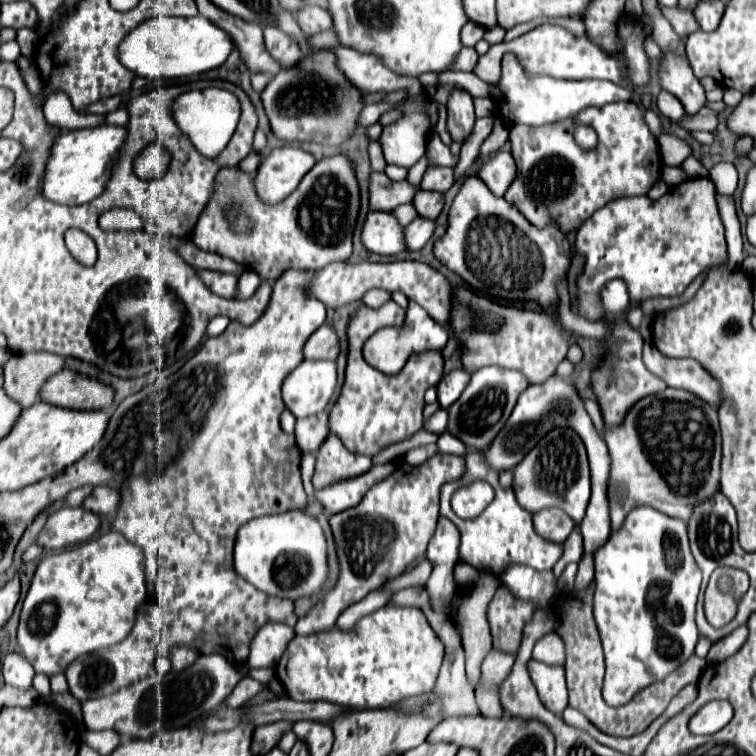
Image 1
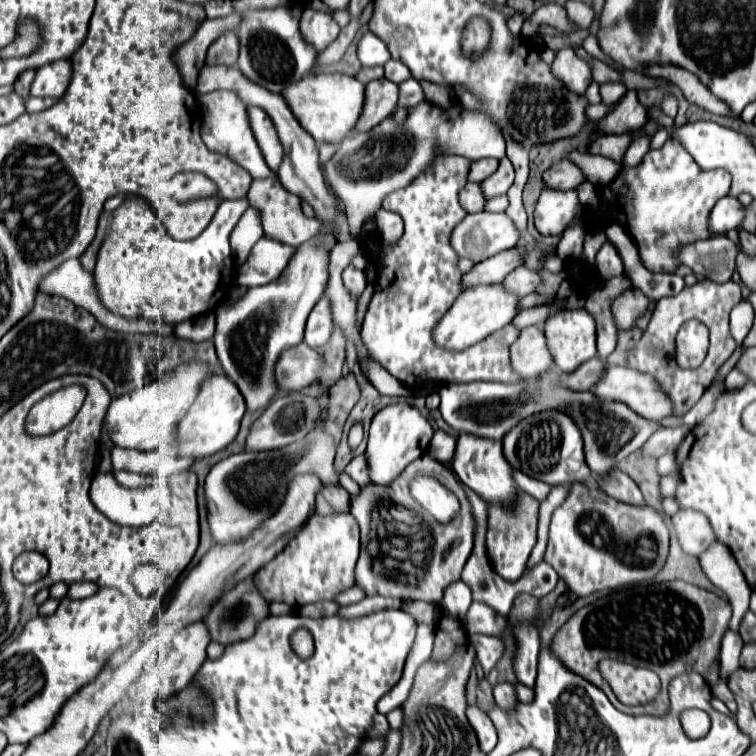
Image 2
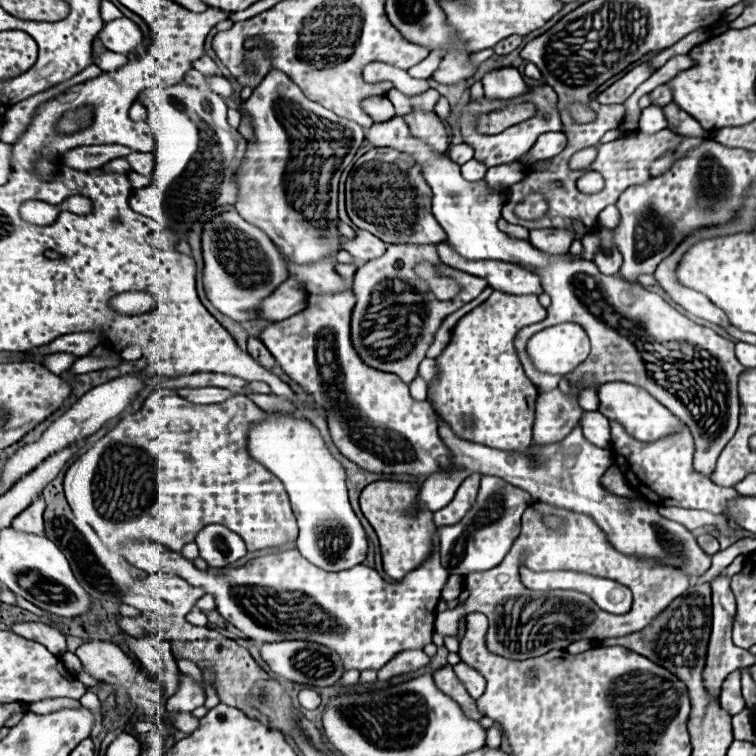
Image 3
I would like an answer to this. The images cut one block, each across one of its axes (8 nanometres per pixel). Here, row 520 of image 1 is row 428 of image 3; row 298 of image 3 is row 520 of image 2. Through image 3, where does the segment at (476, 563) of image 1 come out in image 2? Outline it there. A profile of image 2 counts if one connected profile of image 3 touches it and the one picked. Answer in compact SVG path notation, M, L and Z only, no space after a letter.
M520 492L520 508L516 512L504 512L500 504L490 504L488 508L488 532L486 548L496 573L508 581L516 581L528 562L532 548L536 546L536 526L538 526L538 500L526 492Z

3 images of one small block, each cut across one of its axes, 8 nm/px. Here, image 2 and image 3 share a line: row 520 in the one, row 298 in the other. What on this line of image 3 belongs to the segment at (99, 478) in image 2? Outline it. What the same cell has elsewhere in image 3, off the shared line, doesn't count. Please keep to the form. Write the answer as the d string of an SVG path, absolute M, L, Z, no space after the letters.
M124 292L120 296L114 296L110 300L110 306L116 308L118 312L124 312L124 314L132 316L132 312L148 312L148 310L152 310L154 300L146 292Z

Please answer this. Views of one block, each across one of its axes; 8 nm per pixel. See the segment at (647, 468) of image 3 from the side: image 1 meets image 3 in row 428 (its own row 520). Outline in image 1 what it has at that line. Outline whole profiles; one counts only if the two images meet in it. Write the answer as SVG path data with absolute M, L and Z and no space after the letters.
M666 388L660 394L642 398L620 426L604 432L604 440L612 458L608 488L612 530L618 530L636 506L650 506L688 522L694 506L720 490L722 442L718 412L704 400L700 410L700 398L692 392Z

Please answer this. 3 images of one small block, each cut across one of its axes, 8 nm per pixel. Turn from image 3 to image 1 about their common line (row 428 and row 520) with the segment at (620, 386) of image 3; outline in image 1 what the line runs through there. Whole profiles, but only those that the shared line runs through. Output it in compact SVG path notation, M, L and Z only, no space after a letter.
M648 506L634 508L622 528L612 532L608 542L596 550L596 592L594 620L606 654L606 684L602 696L608 706L624 706L641 689L664 680L694 654L698 628L694 622L702 572L690 554L688 530L682 520L664 516Z

